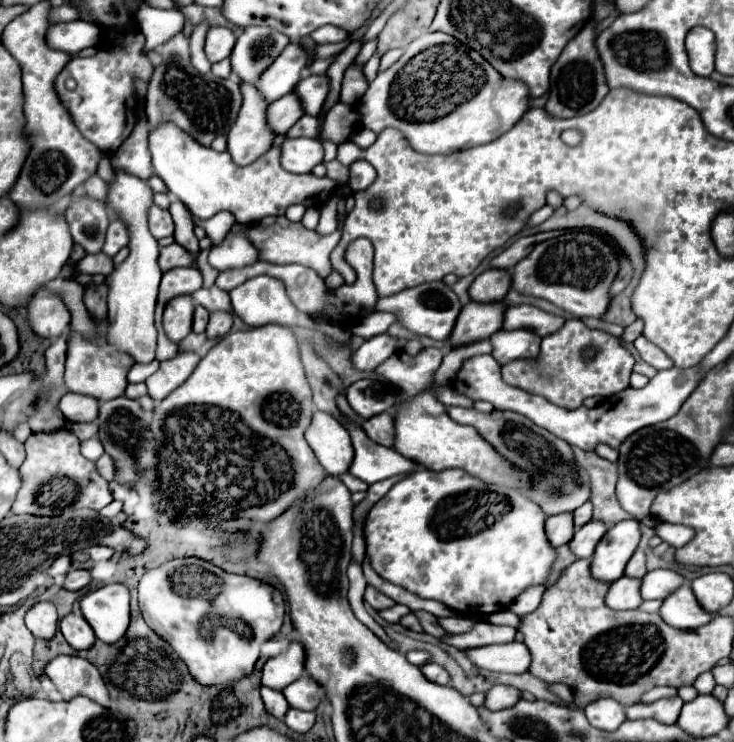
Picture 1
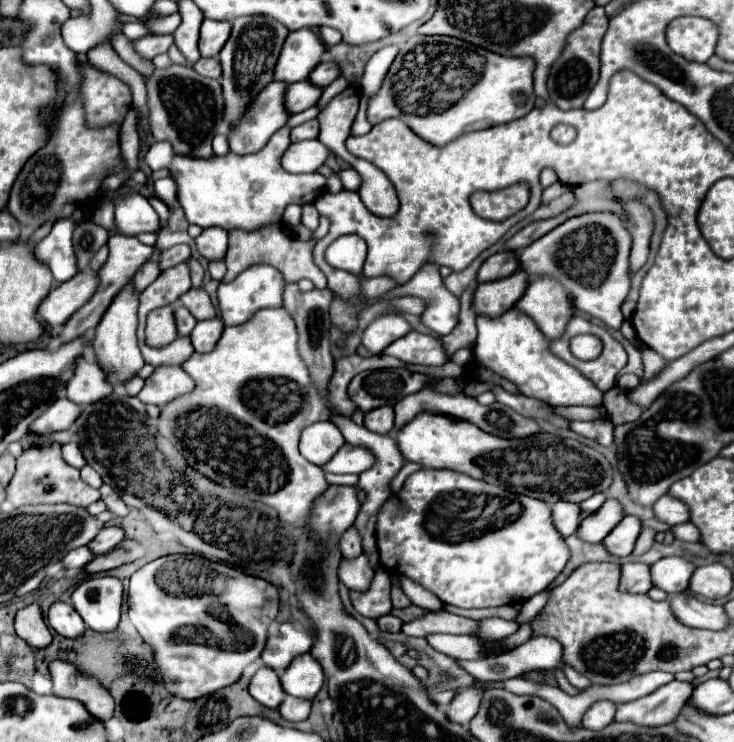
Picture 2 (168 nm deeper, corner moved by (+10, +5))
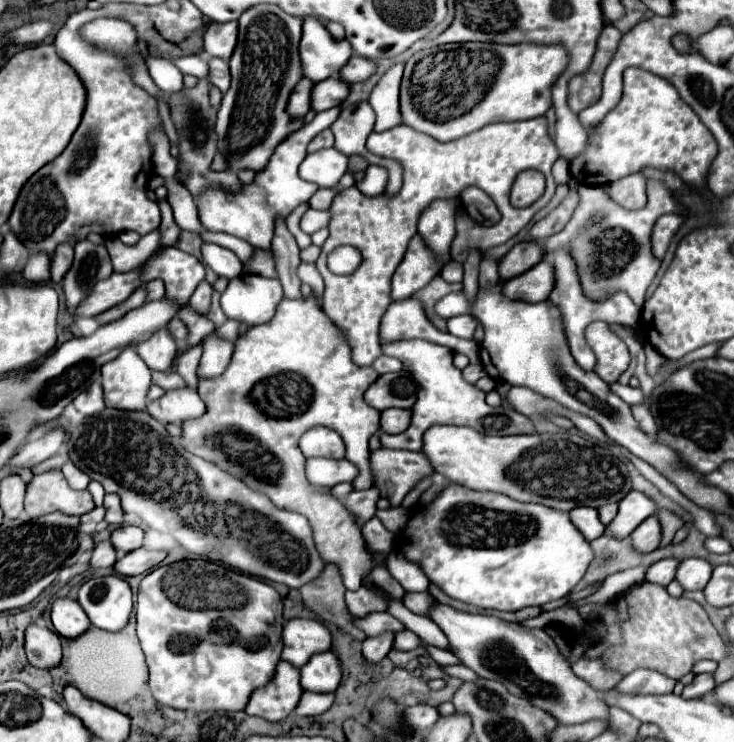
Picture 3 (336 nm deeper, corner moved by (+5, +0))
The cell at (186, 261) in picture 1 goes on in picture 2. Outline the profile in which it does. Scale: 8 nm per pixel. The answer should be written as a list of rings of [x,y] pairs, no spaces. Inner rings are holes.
[[[156,250],[156,254],[152,256],[152,260],[148,260],[142,268],[140,268],[140,272],[134,276],[134,286],[138,288],[136,290],[136,294],[140,294],[140,292],[144,292],[156,278],[158,278],[158,274],[160,274],[160,270],[158,270],[158,258],[160,258],[160,250]]]

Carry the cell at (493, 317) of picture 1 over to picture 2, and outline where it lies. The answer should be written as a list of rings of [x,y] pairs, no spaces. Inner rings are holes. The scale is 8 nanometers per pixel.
[[[516,270],[512,276],[494,282],[482,282],[474,292],[474,310],[476,314],[500,316],[510,310],[516,300],[528,288],[528,274],[524,270]]]

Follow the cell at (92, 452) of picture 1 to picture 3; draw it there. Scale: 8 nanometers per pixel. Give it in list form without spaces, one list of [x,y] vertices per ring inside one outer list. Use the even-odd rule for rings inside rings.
[[[67,461],[61,471],[63,471],[63,475],[67,477],[67,481],[73,489],[85,489],[87,483],[91,481],[81,469],[77,469],[77,465],[73,465],[73,461]]]

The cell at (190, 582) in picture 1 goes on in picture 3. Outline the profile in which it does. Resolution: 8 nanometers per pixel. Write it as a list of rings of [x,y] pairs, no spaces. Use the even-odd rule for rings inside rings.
[[[177,561],[171,565],[157,567],[139,583],[137,593],[137,635],[141,641],[141,649],[147,657],[149,667],[149,687],[153,697],[167,707],[183,709],[183,711],[237,711],[245,709],[253,689],[265,685],[279,663],[281,655],[281,627],[283,627],[283,603],[279,593],[233,567],[221,569],[221,563],[209,565],[209,561]],[[213,577],[225,577],[225,581],[233,581],[233,585],[241,585],[241,593],[245,593],[245,601],[241,605],[205,605],[213,593],[221,593],[217,585],[213,585]]]

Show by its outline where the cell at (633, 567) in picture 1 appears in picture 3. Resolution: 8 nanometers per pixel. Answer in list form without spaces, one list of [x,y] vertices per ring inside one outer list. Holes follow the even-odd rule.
[[[659,509],[657,517],[659,517],[659,523],[661,523],[661,543],[659,543],[659,547],[667,547],[671,543],[673,535],[675,535],[675,531],[683,527],[683,521],[679,517],[675,517],[673,513],[665,511],[665,509]]]

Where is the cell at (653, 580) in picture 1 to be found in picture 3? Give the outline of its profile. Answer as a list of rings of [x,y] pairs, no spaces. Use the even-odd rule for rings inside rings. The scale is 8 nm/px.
[[[685,559],[677,567],[675,581],[679,581],[685,591],[701,591],[711,579],[711,571],[713,567],[705,559]]]

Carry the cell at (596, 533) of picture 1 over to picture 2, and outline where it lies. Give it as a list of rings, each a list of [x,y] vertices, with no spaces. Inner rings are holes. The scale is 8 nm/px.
[[[608,498],[600,510],[582,520],[576,534],[586,542],[602,542],[604,536],[608,536],[622,518],[624,518],[622,504],[614,498]]]

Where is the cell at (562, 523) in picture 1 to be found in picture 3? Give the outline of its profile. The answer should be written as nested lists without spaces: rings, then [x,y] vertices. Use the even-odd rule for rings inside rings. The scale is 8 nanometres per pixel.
[[[575,507],[569,511],[569,517],[587,541],[593,541],[605,533],[605,525],[599,521],[597,511],[593,507]]]

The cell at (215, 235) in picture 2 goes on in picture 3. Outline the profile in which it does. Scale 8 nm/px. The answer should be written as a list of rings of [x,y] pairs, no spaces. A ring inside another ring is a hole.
[[[203,243],[201,255],[205,265],[209,265],[217,275],[223,275],[227,279],[241,275],[241,261],[233,251],[215,243]]]

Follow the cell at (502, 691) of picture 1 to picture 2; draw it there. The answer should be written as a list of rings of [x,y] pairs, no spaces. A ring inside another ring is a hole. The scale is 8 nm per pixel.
[[[470,688],[470,690],[464,690],[462,694],[454,696],[454,700],[450,702],[450,706],[446,710],[448,720],[468,726],[472,716],[476,716],[476,712],[478,712],[482,694],[484,694],[484,688]]]

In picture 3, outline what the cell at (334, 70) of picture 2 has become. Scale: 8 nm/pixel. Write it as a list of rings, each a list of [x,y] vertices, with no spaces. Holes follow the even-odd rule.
[[[353,55],[353,57],[349,59],[349,63],[339,71],[339,79],[351,85],[351,83],[365,81],[373,71],[375,71],[375,63],[373,63],[373,61],[365,59],[365,57]]]

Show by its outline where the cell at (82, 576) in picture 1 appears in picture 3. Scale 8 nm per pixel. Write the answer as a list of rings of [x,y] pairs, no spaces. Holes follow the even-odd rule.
[[[135,549],[131,553],[125,553],[119,557],[113,565],[113,569],[119,575],[131,577],[131,575],[141,575],[153,567],[157,567],[165,559],[165,551],[149,551],[149,549]]]

